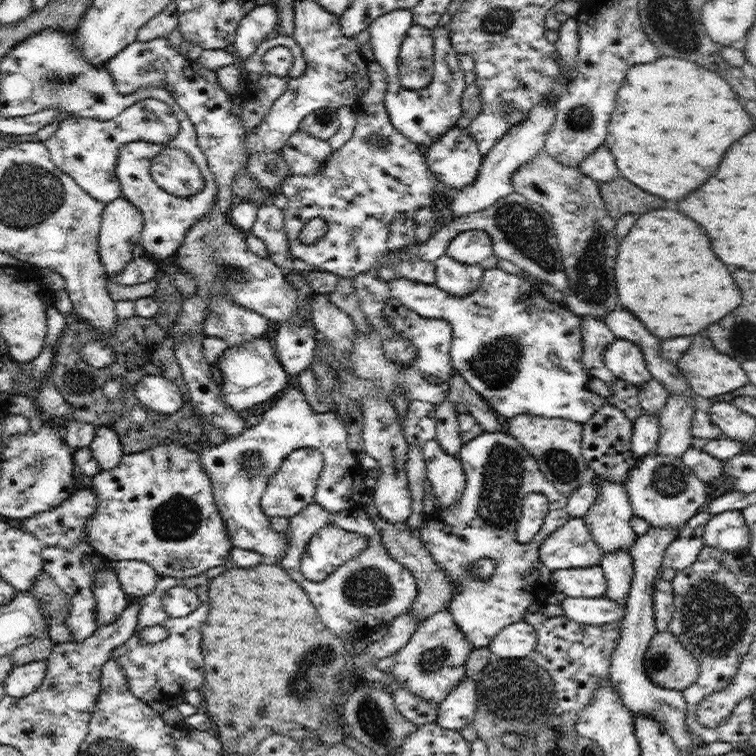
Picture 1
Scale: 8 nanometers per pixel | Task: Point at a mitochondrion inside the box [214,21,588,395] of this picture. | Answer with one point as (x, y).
(523, 227)

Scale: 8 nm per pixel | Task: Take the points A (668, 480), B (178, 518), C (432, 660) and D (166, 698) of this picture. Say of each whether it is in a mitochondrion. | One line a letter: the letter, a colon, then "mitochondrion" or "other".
A: mitochondrion
B: mitochondrion
C: mitochondrion
D: other

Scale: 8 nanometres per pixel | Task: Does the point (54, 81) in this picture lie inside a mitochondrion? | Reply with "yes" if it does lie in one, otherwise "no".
yes

